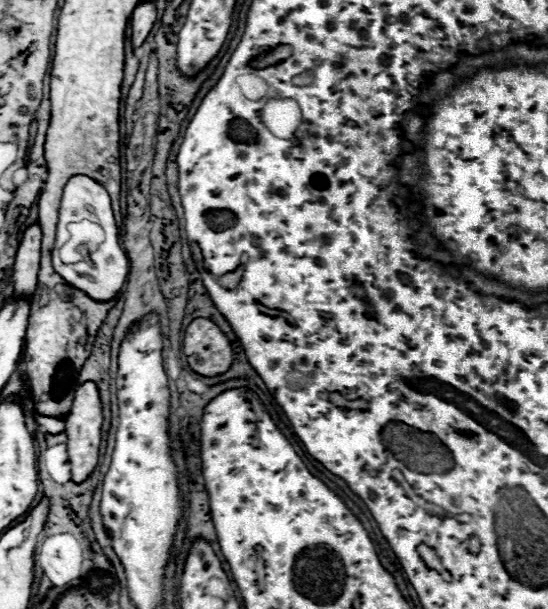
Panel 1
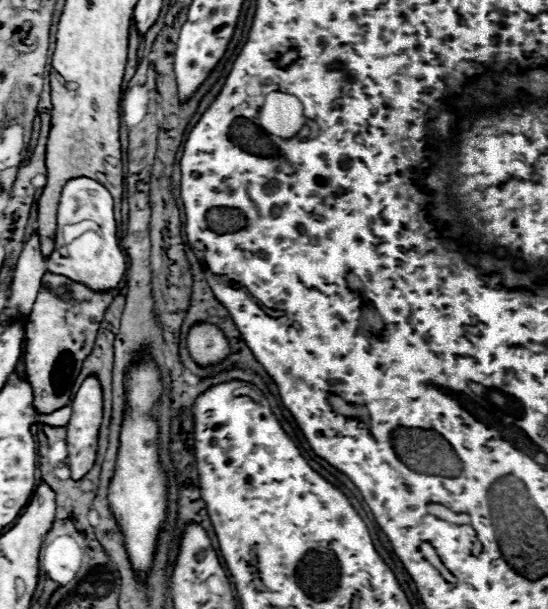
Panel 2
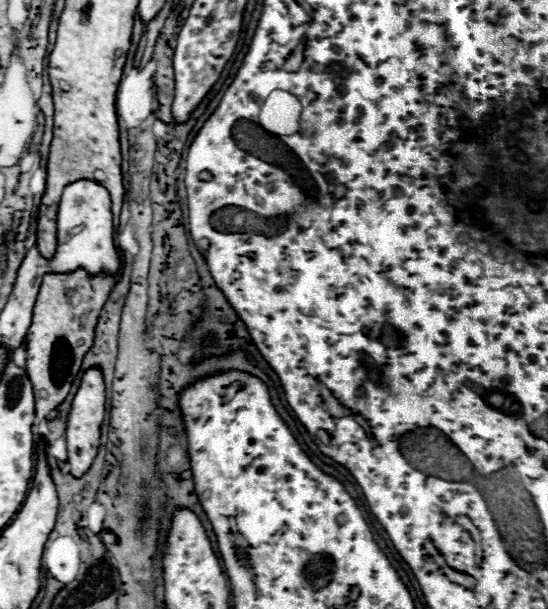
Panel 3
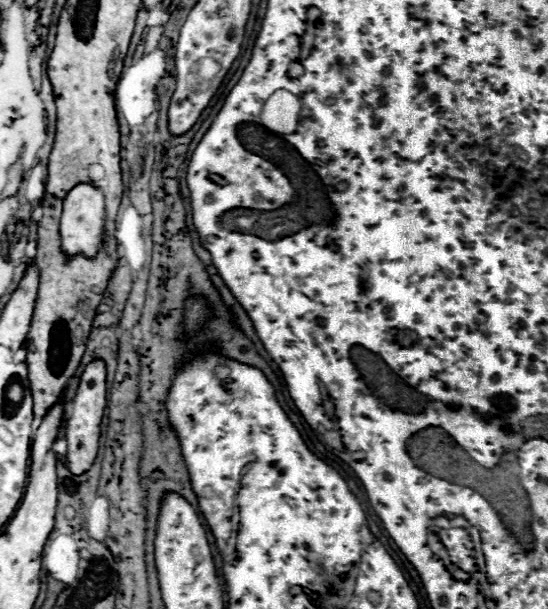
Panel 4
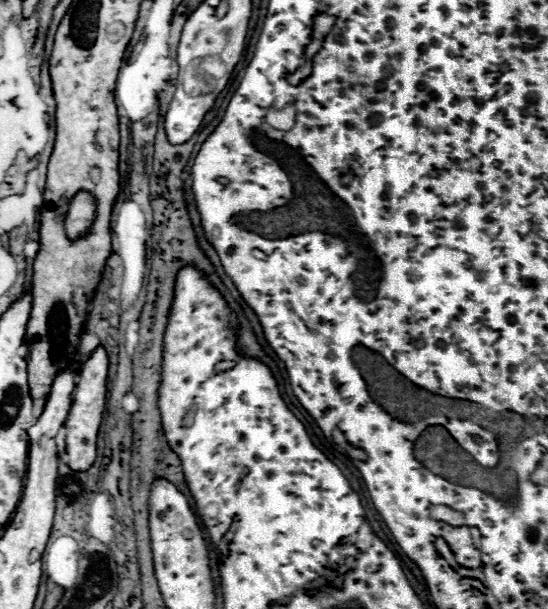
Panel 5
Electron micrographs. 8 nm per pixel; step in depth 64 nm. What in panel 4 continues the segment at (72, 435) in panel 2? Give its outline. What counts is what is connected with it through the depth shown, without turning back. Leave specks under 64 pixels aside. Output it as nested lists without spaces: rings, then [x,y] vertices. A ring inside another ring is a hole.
[[[96,360],[84,368],[76,396],[68,408],[68,422],[66,422],[68,454],[66,454],[66,462],[68,462],[68,470],[76,472],[76,476],[84,474],[92,466],[92,462],[98,454],[100,422],[104,416],[104,408],[106,408],[106,366],[102,360]]]

